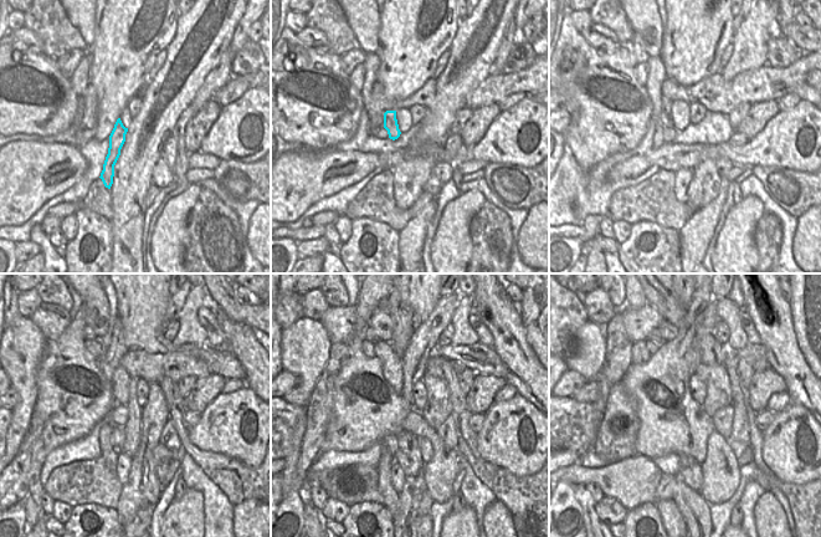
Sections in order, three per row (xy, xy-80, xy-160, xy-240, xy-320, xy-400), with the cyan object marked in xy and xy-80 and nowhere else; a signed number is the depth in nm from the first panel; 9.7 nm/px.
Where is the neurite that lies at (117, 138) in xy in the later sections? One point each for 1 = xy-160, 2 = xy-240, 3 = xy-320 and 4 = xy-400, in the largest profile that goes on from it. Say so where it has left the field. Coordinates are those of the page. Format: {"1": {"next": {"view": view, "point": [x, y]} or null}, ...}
{"1": {"next": {"view": "xy-160", "point": [666, 119]}}, "2": {"next": {"view": "xy-240", "point": [113, 342]}}, "3": {"next": {"view": "xy-320", "point": [404, 321]}}, "4": {"next": {"view": "xy-400", "point": [683, 298]}}}

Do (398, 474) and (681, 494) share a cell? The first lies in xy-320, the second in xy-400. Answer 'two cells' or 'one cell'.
two cells

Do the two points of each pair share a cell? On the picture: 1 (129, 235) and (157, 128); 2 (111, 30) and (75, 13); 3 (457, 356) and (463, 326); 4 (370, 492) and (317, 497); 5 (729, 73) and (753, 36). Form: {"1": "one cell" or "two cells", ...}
{"1": "one cell", "2": "two cells", "3": "two cells", "4": "two cells", "5": "one cell"}

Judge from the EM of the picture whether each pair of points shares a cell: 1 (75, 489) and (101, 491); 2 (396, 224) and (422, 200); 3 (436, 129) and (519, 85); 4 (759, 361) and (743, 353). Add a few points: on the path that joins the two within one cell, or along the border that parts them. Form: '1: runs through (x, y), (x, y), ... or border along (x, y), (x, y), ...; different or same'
1: runs through (81, 489), (95, 489); same
2: border along (395, 210), (412, 216); different
3: border along (482, 81), (467, 93), (465, 106); different
4: runs through (755, 357), (752, 353), (747, 353); same

